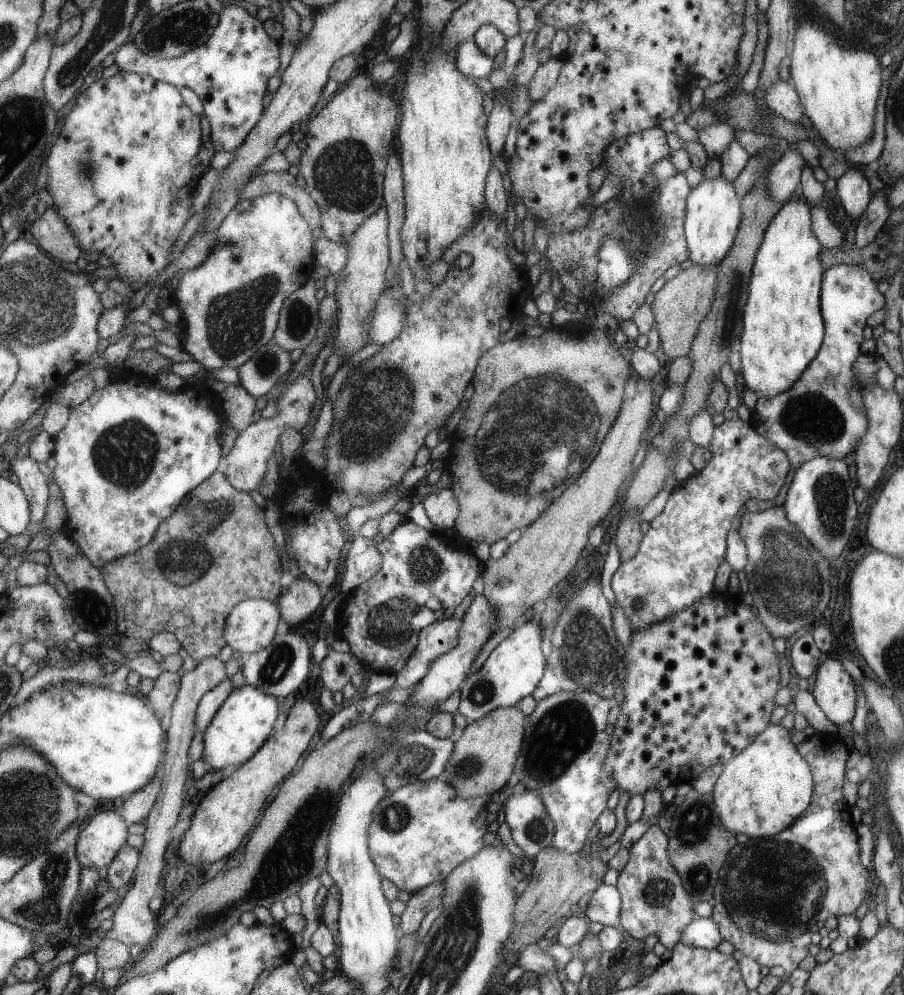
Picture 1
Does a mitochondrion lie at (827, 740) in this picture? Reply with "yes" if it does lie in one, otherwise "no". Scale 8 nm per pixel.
no

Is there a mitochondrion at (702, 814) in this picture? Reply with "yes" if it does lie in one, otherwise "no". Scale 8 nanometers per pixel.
yes

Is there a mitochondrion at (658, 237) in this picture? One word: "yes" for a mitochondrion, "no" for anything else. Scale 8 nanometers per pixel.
yes

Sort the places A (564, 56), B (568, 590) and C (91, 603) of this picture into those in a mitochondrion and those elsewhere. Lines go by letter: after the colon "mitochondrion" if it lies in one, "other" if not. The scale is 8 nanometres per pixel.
A: other
B: mitochondrion
C: mitochondrion

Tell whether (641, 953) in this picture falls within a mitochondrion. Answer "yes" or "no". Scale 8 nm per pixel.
no

